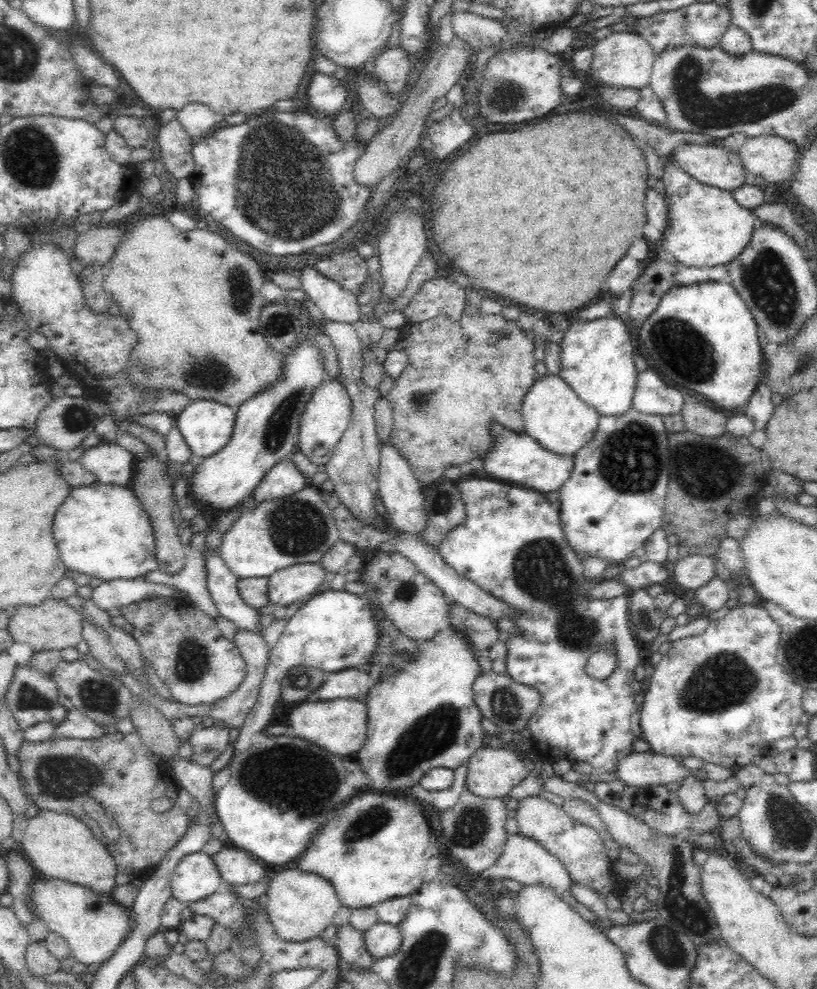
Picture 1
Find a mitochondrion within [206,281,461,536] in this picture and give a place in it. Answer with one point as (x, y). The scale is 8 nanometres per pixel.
(275, 430)

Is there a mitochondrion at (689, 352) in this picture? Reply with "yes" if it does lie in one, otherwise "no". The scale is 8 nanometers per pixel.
yes

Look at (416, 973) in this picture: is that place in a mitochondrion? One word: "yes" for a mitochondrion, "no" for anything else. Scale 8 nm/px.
yes

